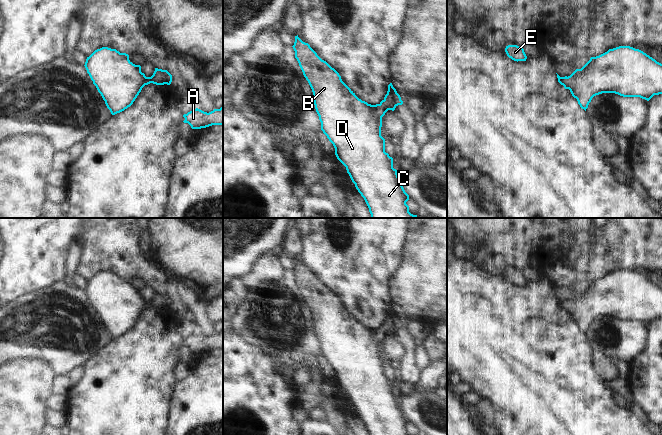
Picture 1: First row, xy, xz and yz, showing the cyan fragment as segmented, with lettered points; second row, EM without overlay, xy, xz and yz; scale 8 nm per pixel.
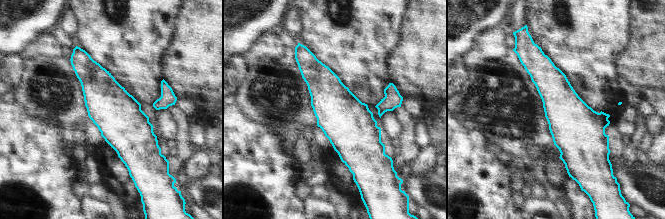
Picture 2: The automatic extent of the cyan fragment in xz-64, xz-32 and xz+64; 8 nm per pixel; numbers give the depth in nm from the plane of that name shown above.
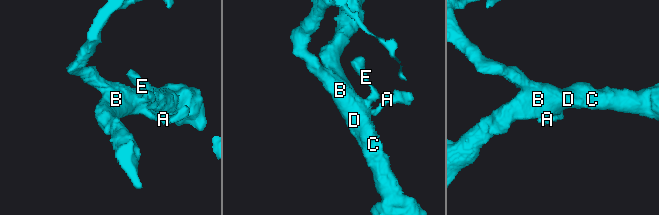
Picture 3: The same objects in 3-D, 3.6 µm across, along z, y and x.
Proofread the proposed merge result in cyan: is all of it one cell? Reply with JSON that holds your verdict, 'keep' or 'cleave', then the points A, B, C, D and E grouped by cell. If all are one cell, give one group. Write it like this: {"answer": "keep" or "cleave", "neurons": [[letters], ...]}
{"answer": "keep", "neurons": [["A", "B", "C", "D", "E"]]}

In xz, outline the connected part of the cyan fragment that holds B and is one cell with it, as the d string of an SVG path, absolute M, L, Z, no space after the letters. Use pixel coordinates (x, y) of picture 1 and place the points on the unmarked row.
M298 259L295 260L292 271L303 299L312 313L321 354L333 368L337 383L346 391L369 435L409 435L406 428L409 419L401 409L397 394L393 392L393 382L385 376L385 363L381 360L382 341L388 334L394 335L398 329L403 328L392 307L388 309L387 318L379 328L368 328L359 323L342 305L339 297Z

